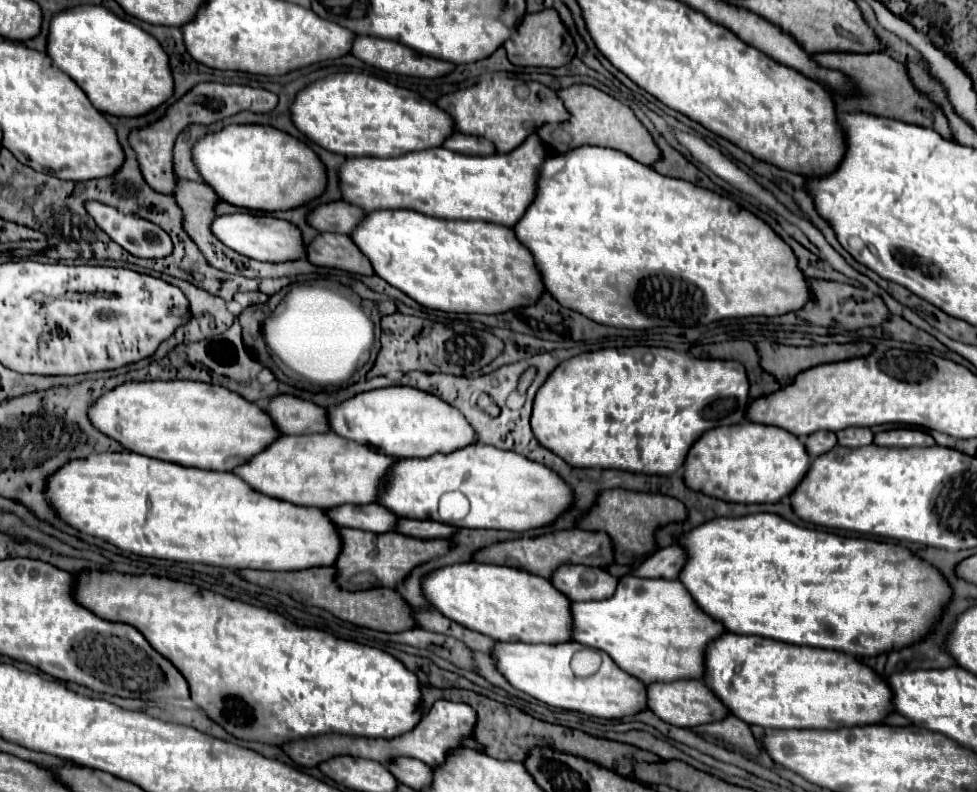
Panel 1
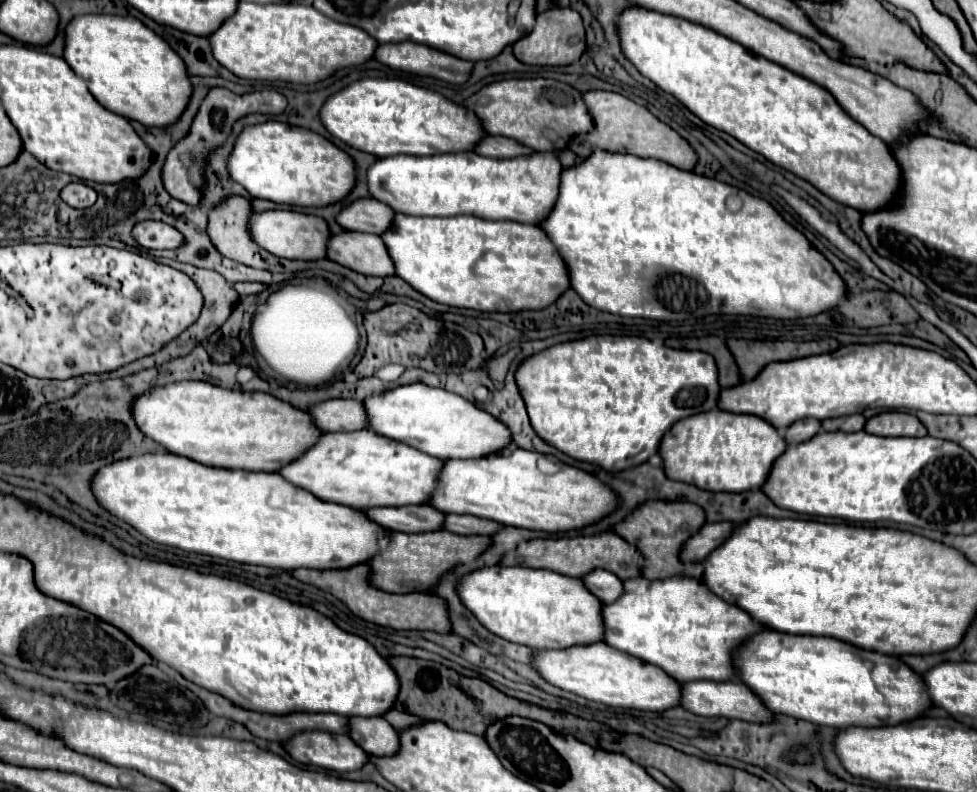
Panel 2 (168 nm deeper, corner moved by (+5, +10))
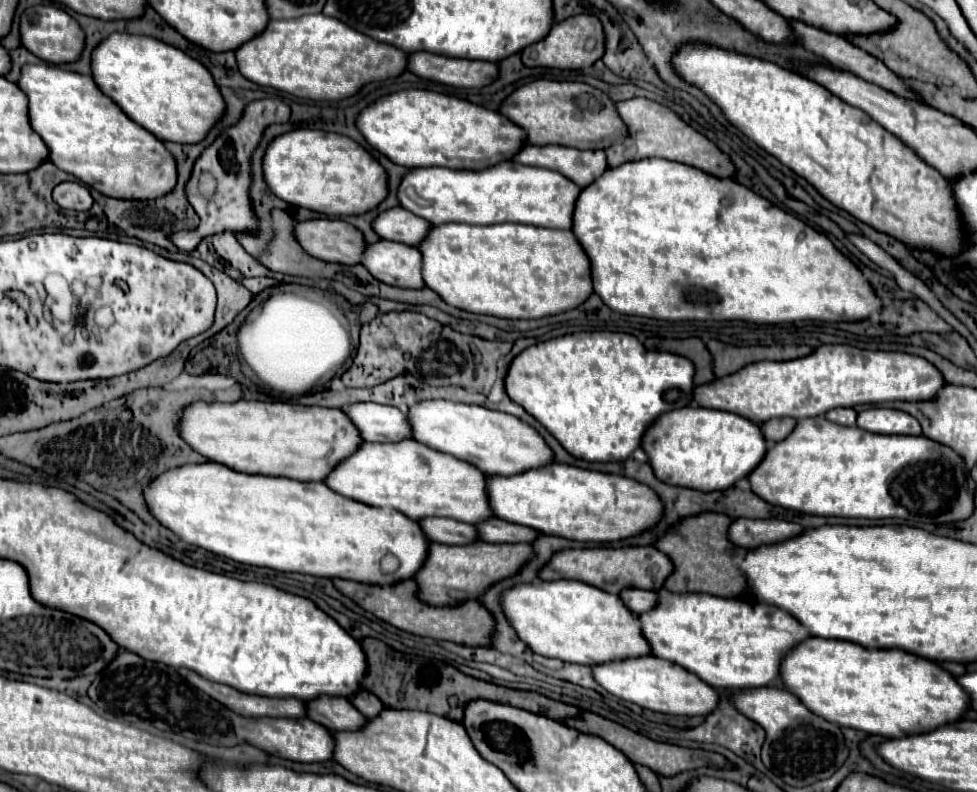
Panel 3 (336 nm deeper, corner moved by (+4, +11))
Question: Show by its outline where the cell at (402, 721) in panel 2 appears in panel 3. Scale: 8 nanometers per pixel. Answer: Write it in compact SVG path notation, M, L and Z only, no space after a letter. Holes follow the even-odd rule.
M362 689L358 695L350 697L350 701L354 701L354 707L356 707L364 717L368 717L368 719L376 717L376 715L384 709L382 701L380 701L378 697L374 697L370 691L364 691L364 689Z

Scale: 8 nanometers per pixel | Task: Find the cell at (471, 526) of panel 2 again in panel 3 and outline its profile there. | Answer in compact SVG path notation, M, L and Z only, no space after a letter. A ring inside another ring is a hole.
M498 517L488 519L476 527L480 533L480 539L486 543L532 543L536 541L536 537L540 537L540 533L530 527L508 523Z

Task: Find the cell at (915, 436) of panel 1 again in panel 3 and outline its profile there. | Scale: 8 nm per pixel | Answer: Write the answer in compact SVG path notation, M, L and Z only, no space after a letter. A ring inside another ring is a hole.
M866 409L858 413L858 427L884 435L922 435L920 423L898 409Z

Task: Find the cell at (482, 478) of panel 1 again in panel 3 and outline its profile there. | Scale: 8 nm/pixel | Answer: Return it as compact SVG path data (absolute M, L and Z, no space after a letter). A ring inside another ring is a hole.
M552 463L514 477L488 477L486 489L496 517L532 527L544 535L582 543L610 543L640 535L658 525L664 515L662 499L648 485L564 463Z

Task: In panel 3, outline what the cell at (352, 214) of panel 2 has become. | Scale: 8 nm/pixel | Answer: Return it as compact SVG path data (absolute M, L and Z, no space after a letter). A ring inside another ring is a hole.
M394 207L390 211L384 211L376 217L374 229L382 239L406 243L406 245L418 245L422 237L426 237L432 229L432 223L428 223L422 217L416 217L414 213L406 211L404 207Z

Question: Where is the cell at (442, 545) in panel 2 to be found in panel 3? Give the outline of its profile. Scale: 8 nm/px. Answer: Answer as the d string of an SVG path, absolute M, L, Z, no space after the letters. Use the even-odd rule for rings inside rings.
M430 543L428 559L424 567L416 573L416 583L420 587L418 595L424 603L446 607L458 605L466 599L480 599L480 595L494 583L516 575L530 559L534 559L534 547L528 543L472 543L472 545L442 545Z

